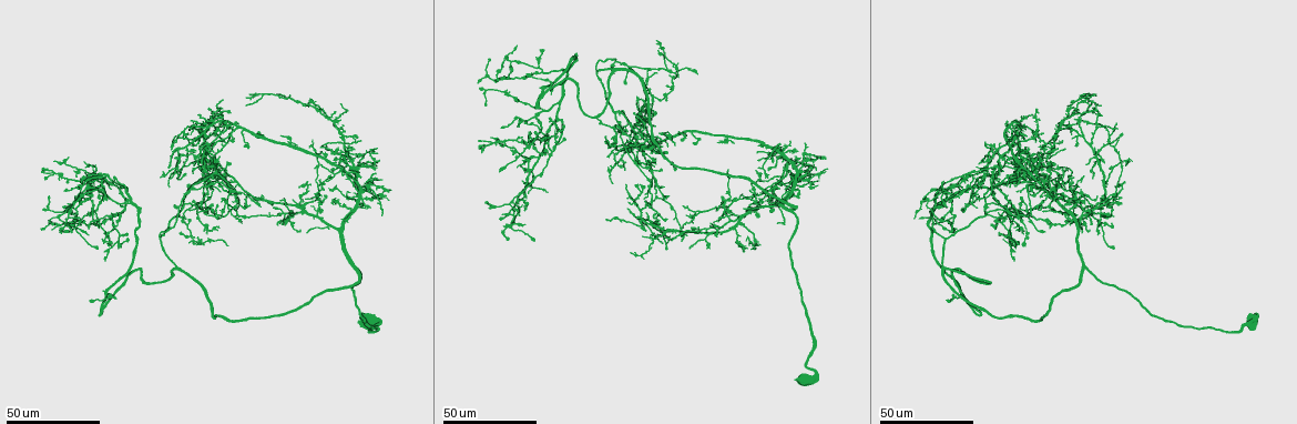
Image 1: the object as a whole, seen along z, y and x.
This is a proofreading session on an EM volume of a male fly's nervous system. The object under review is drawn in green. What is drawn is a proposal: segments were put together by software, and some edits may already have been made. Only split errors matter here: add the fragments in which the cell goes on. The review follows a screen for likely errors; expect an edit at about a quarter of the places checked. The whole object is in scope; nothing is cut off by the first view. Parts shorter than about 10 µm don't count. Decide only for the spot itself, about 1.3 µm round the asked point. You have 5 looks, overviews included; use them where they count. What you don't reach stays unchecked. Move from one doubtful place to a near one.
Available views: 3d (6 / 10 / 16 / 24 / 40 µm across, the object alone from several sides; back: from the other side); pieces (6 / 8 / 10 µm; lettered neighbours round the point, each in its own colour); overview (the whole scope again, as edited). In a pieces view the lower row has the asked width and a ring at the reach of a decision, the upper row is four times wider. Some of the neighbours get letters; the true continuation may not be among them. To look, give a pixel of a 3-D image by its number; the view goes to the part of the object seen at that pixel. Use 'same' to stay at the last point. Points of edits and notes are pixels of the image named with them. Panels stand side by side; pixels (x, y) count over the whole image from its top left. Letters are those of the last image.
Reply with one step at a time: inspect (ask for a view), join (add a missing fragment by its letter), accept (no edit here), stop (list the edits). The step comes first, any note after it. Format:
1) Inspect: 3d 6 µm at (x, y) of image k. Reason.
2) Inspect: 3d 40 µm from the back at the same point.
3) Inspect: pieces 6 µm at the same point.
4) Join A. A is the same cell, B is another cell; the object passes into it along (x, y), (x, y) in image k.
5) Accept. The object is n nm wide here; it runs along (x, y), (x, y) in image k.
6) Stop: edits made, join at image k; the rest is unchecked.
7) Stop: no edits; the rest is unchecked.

Inspect: 3d 24 µm at (606, 138) of image 1. End of a long branch.

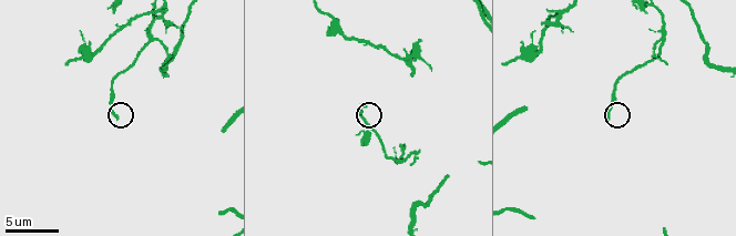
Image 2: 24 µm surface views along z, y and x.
Inspect: pieces 10 µm at (608, 120) of image 2.

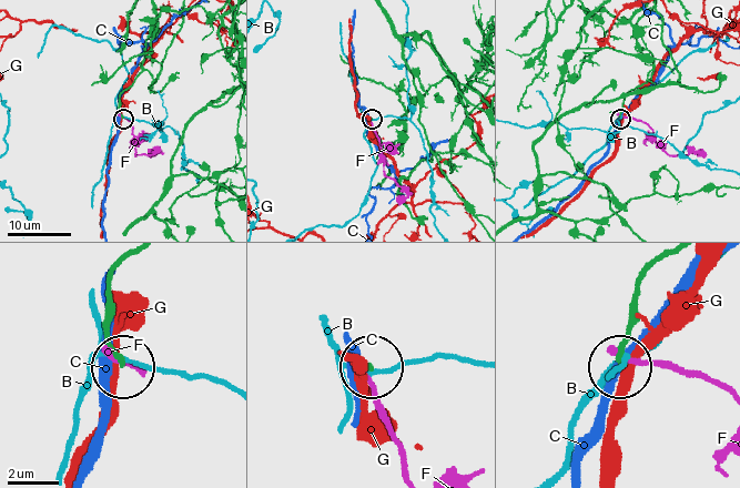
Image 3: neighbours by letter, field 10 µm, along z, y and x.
Accept. B, C, F and G are other cells; it runs along (123, 261), (110, 280), (110, 349), (121, 367) in image 3; no lettered fragment goes on from it.

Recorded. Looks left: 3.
Inspect: 3d 24 µm at (1021, 217) of image 1.

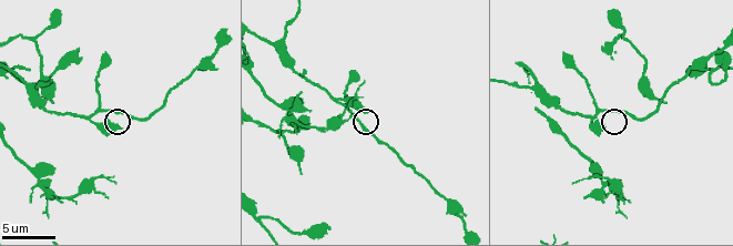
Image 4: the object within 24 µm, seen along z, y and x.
Inspect: pieces 10 µm at (368, 111) of image 4. See the neighbours.

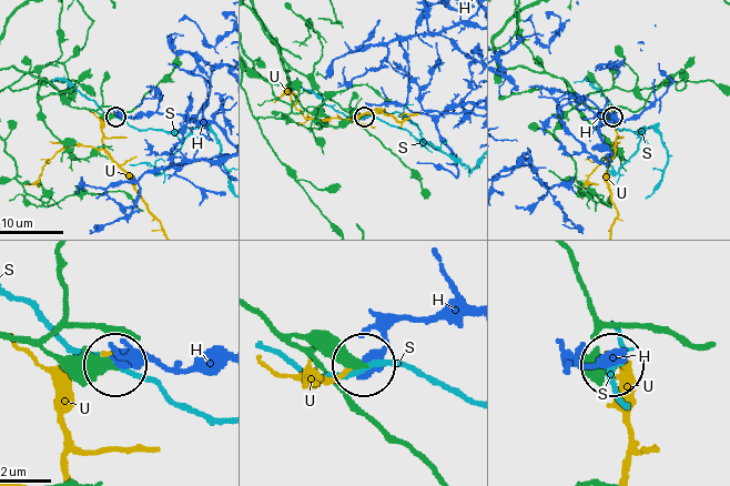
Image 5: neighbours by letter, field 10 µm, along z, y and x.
Accept. The object is 400 nm wide here; H, S and U are other cells; it runs along (11, 334), (56, 353), (88, 353), (111, 364) in image 5; none of them fits.

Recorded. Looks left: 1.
Stop: no edits; the rest is unchecked.

